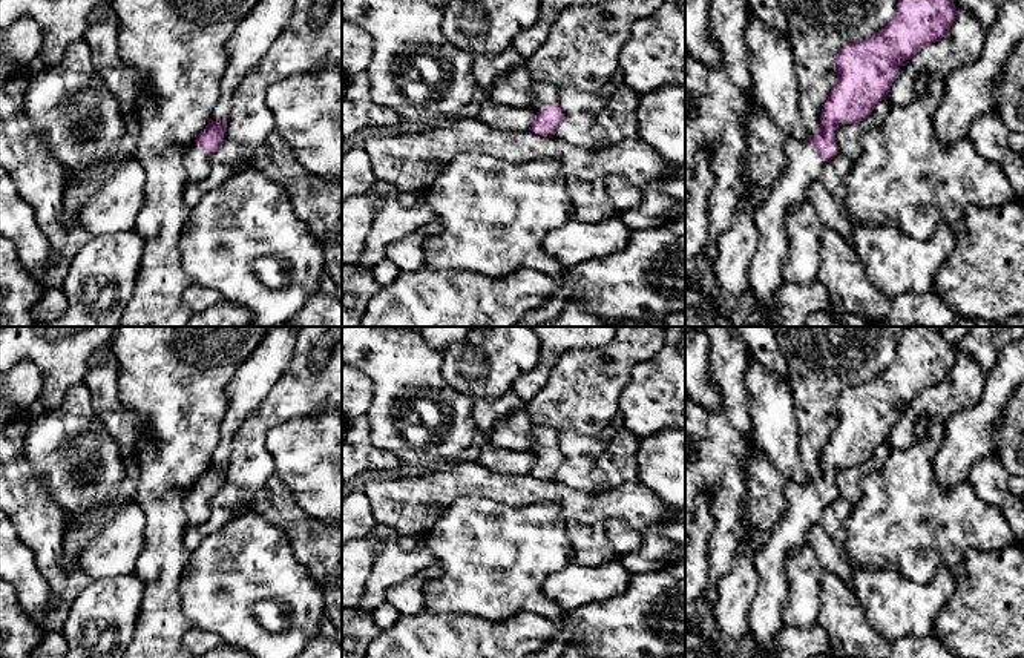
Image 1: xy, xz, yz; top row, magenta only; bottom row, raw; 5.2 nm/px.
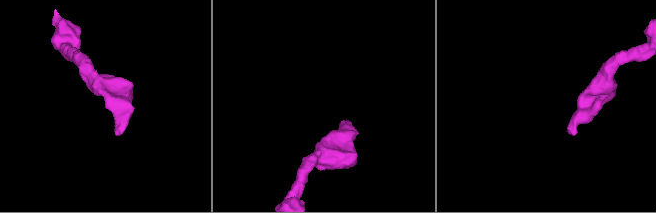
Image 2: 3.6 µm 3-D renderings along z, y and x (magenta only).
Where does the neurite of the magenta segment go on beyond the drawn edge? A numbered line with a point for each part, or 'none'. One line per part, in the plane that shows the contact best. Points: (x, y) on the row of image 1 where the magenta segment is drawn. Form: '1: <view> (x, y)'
1: yz (765, 272)

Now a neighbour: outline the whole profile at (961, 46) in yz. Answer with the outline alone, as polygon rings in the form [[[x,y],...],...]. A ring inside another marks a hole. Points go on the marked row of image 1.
[[[966,9],[955,15],[949,34],[923,48],[909,63],[909,75],[917,94],[924,94],[930,77],[944,78],[955,69],[972,64],[986,41],[987,32]]]

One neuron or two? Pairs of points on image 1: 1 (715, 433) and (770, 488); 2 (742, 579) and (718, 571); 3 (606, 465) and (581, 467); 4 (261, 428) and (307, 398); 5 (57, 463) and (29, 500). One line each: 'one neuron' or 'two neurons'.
1: two neurons
2: two neurons
3: two neurons
4: one neuron
5: two neurons

